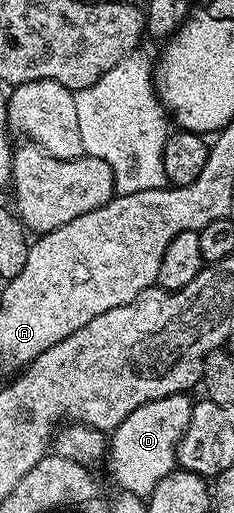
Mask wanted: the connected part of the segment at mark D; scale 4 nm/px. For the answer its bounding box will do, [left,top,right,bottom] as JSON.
[107,393,194,497]

